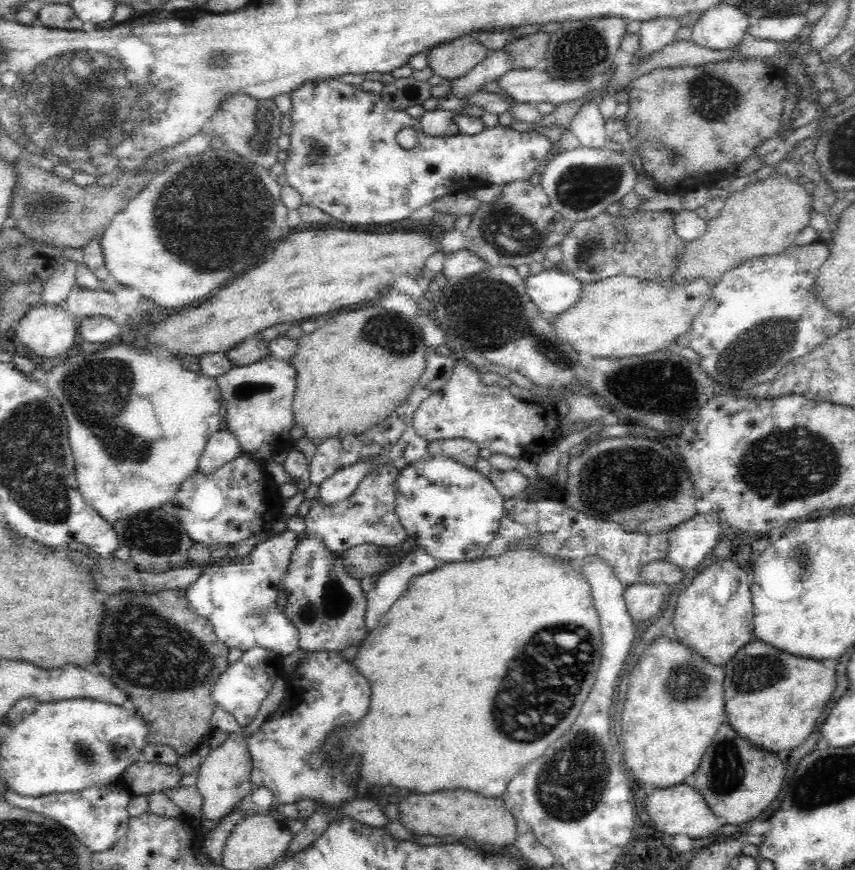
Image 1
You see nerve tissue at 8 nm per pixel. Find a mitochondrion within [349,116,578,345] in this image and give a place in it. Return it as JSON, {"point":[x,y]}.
{"point":[508,231]}

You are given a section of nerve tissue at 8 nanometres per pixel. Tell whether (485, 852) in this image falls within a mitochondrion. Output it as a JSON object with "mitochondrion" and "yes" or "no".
{"mitochondrion":"no"}

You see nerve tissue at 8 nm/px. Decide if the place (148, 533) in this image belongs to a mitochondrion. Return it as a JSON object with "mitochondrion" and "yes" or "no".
{"mitochondrion":"yes"}

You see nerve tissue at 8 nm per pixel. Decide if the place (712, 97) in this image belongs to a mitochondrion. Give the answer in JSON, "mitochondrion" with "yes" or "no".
{"mitochondrion":"yes"}

